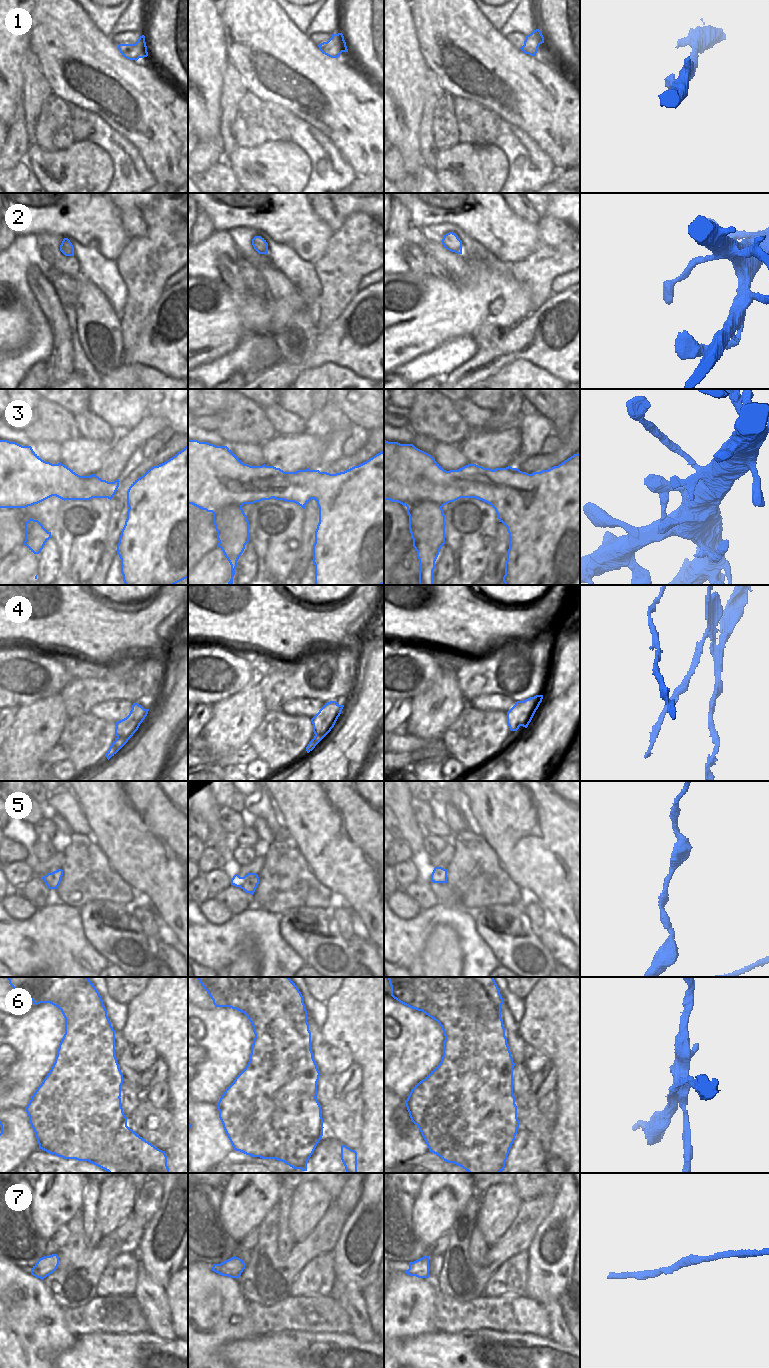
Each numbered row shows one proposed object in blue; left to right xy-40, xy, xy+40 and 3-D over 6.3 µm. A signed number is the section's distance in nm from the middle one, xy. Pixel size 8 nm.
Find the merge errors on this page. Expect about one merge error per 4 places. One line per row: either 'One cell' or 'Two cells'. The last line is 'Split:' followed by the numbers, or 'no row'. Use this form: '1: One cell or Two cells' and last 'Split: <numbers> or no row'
1: One cell
2: One cell
3: One cell
4: Two cells
5: One cell
6: Two cells
7: One cell
Split: 4, 6

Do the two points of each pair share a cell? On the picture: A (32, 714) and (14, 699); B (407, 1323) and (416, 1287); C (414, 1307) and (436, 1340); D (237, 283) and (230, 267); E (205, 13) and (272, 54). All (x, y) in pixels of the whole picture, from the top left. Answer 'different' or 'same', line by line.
A: different
B: same
C: different
D: same
E: different

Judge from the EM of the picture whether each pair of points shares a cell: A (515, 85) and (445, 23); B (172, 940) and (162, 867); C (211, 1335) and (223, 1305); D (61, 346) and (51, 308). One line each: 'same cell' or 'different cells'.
A: same cell
B: different cells
C: same cell
D: same cell

